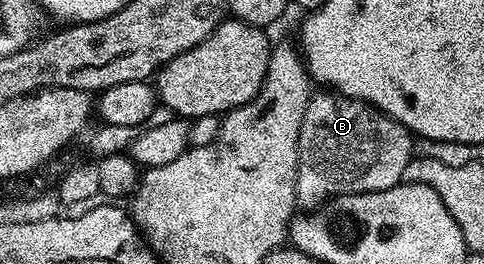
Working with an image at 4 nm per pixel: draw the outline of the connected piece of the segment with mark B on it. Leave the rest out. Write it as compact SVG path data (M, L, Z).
M332 91L314 92L299 131L297 205L306 205L306 210L313 211L318 208L316 205L324 206L341 194L393 188L402 183L403 170L414 156L413 134L380 108L351 101Z

